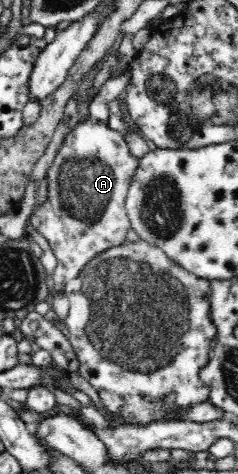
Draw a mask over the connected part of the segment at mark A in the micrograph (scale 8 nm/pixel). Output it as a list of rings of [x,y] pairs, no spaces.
[[[86,117],[82,124],[72,129],[74,134],[67,134],[57,155],[47,172],[47,200],[37,206],[29,216],[28,224],[32,230],[40,233],[50,245],[57,265],[51,278],[54,279],[55,290],[63,290],[67,281],[78,278],[80,271],[95,256],[109,248],[127,242],[126,232],[130,230],[130,219],[125,210],[127,192],[139,166],[139,159],[132,154],[122,133],[110,128],[108,123],[93,122]]]

